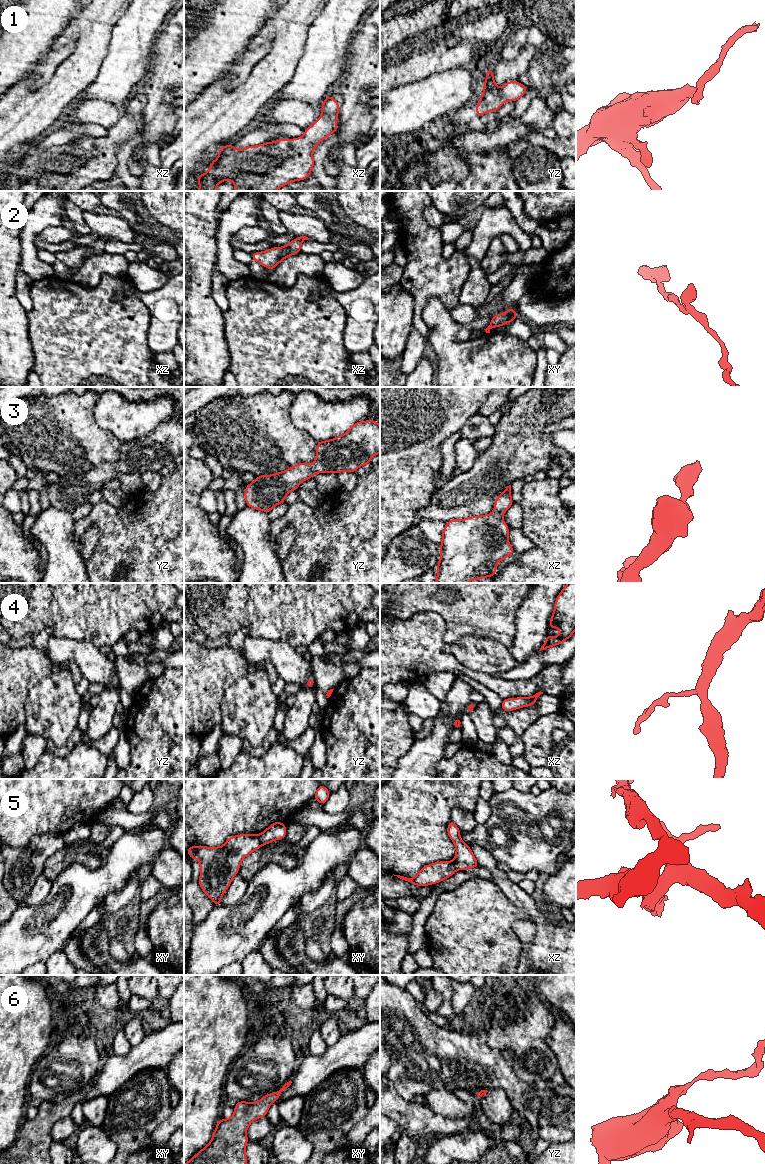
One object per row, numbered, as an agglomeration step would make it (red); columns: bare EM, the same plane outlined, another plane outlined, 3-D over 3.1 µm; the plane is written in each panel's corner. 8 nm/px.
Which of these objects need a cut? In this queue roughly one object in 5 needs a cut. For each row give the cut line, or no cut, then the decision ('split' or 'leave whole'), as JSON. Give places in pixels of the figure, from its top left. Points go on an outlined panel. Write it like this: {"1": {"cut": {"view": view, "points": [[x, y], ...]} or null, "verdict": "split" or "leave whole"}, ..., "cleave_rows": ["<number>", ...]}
{"1": {"cut": null, "verdict": "leave whole"}, "2": {"cut": null, "verdict": "leave whole"}, "3": {"cut": null, "verdict": "leave whole"}, "4": {"cut": null, "verdict": "leave whole"}, "5": {"cut": {"view": "xy", "points": [[258, 835], [258, 839], [262, 844]]}, "verdict": "split"}, "6": {"cut": null, "verdict": "leave whole"}, "cleave_rows": ["5"]}

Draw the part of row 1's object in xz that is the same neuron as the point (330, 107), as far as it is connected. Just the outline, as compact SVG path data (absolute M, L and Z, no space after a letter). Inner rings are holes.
M328 95L322 106L322 115L304 131L304 135L295 139L279 139L257 146L248 146L237 150L233 144L221 146L219 156L209 162L210 169L197 176L198 191L216 191L217 185L231 180L236 191L276 191L293 181L305 180L314 167L313 150L326 137L337 132L337 116L340 104Z

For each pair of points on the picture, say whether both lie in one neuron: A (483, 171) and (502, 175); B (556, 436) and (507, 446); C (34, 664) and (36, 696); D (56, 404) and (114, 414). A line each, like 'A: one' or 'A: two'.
A: one
B: two
C: two
D: two

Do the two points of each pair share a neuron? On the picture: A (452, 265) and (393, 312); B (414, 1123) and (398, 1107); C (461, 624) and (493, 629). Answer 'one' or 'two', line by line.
A: two
B: one
C: one

